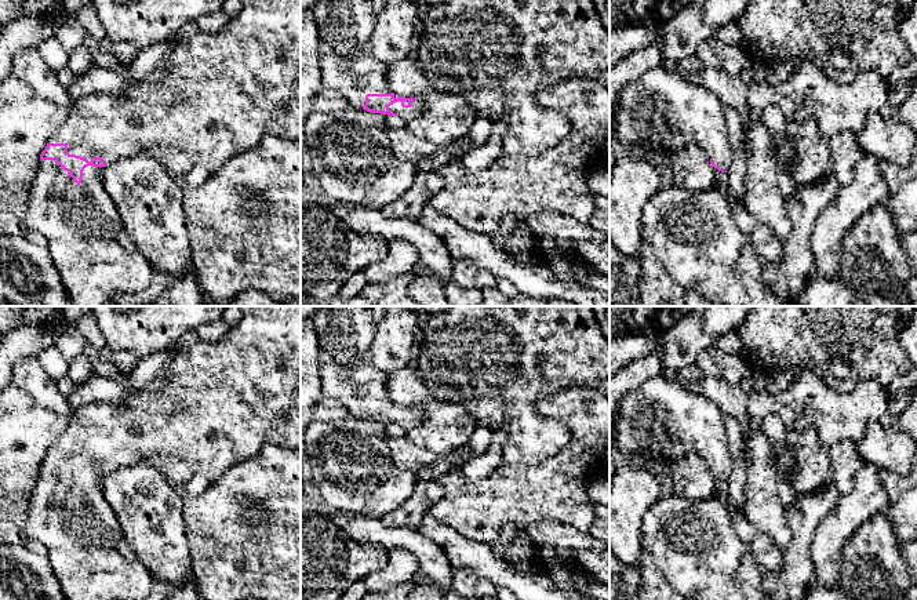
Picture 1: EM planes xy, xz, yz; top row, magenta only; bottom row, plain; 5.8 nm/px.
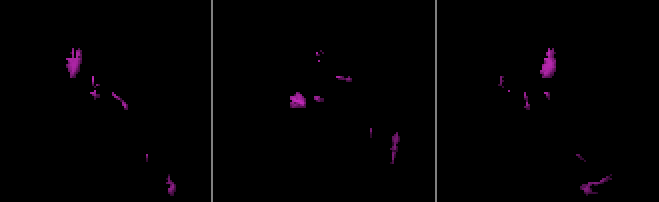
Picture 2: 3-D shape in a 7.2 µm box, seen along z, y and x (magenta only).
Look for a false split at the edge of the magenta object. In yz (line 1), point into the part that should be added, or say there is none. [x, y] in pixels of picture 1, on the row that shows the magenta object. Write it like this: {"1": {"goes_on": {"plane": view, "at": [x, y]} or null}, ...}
{"1": {"goes_on": null}}

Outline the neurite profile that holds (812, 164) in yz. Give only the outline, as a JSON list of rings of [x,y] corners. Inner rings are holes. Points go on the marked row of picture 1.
[[[809,117],[796,126],[793,142],[797,156],[793,177],[798,186],[816,183],[832,172],[829,139],[815,119]]]

